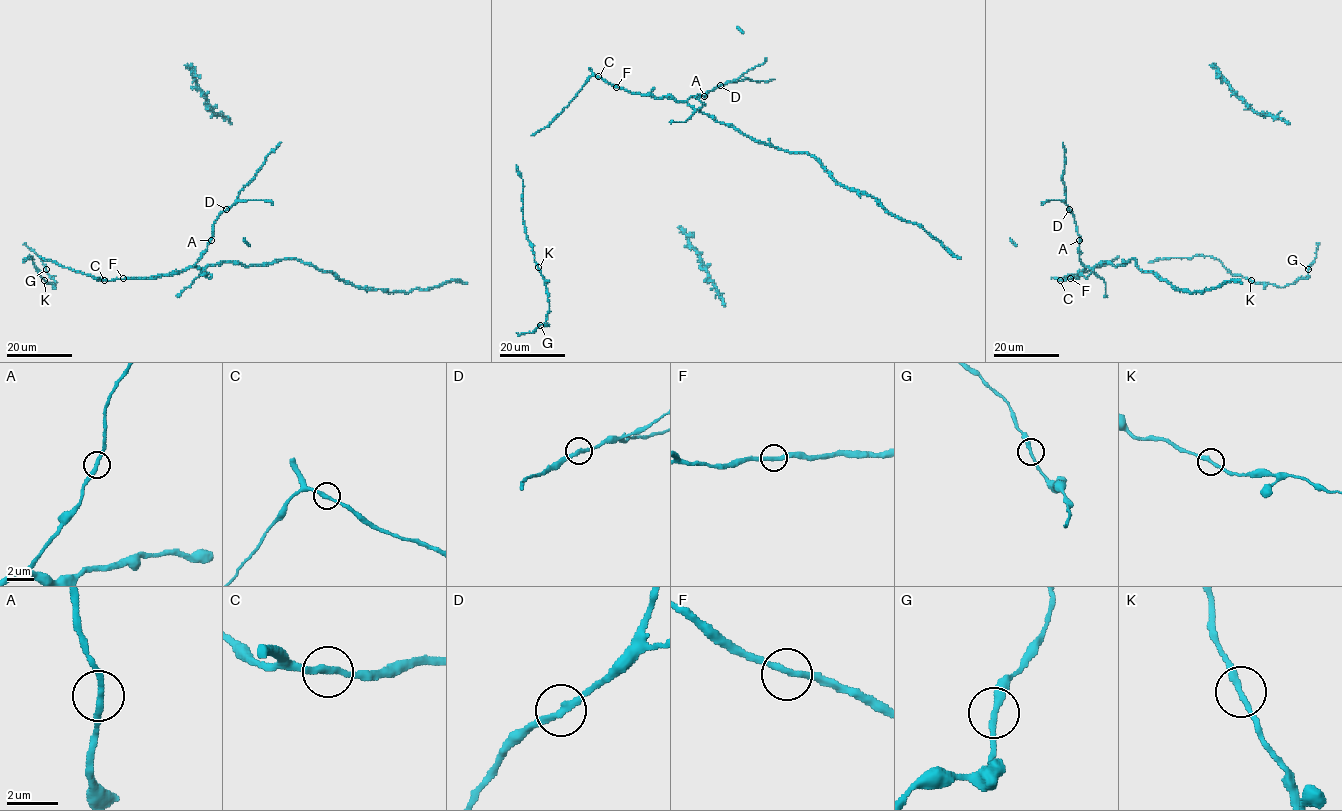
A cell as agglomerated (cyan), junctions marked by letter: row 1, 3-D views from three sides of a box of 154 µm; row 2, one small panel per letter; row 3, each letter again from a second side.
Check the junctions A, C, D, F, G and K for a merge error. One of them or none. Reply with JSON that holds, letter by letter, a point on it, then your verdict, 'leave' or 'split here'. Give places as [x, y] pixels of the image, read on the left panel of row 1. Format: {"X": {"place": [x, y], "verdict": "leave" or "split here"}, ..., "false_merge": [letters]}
{"A": {"place": [211, 240], "verdict": "leave"}, "C": {"place": [104, 280], "verdict": "leave"}, "D": {"place": [226, 209], "verdict": "leave"}, "F": {"place": [123, 278], "verdict": "leave"}, "G": {"place": [46, 269], "verdict": "leave"}, "K": {"place": [44, 280], "verdict": "leave"}, "false_merge": []}

